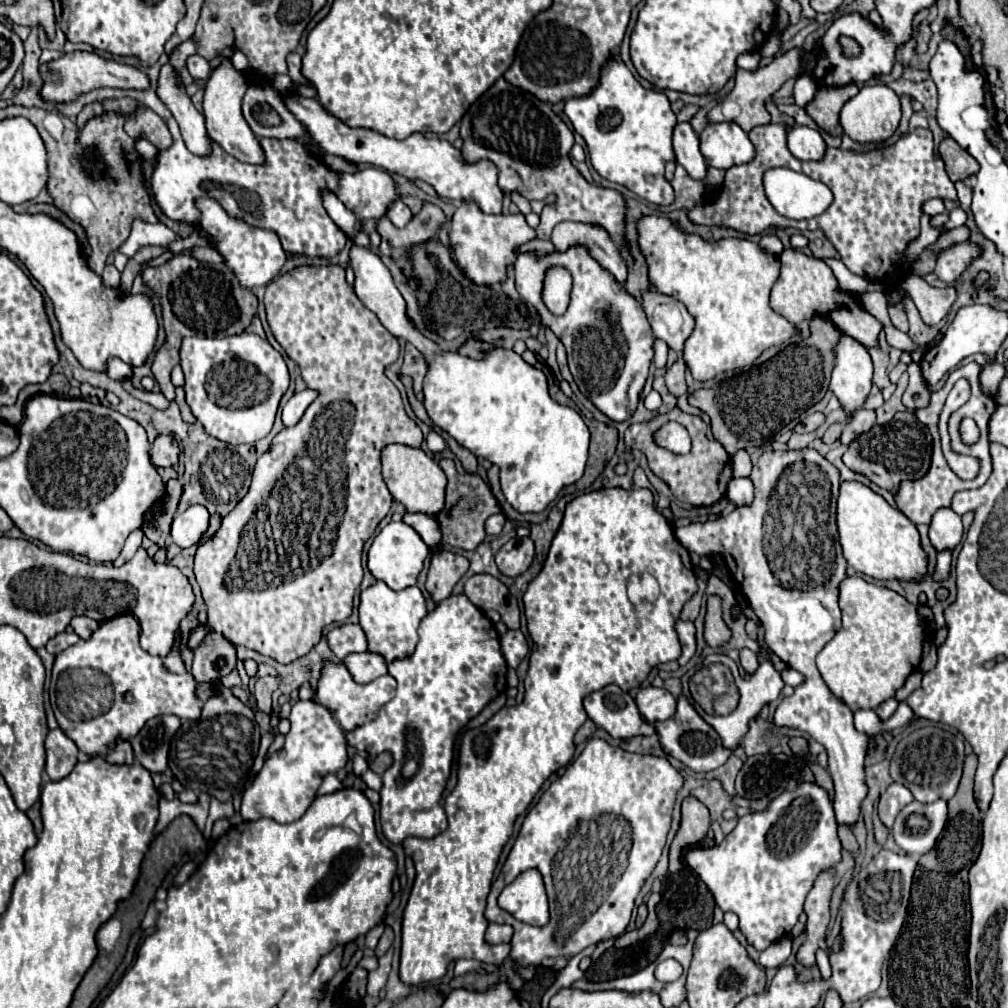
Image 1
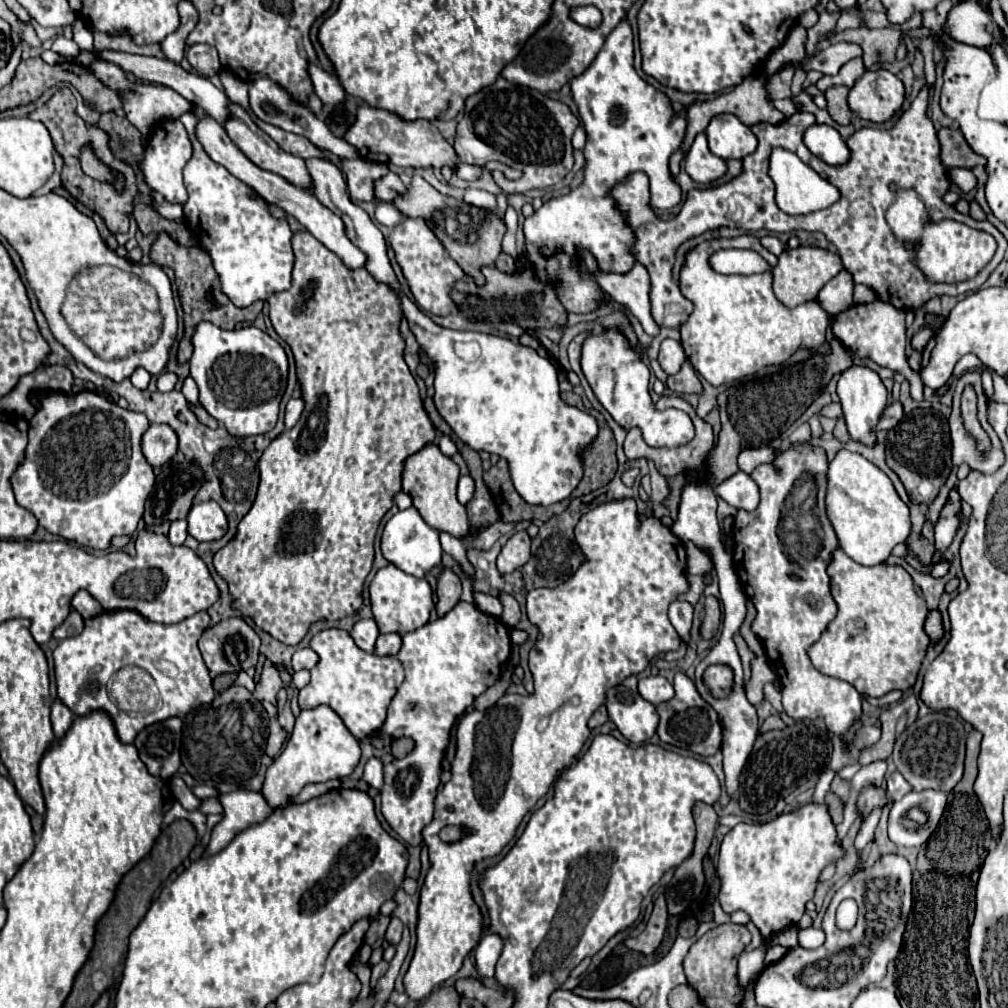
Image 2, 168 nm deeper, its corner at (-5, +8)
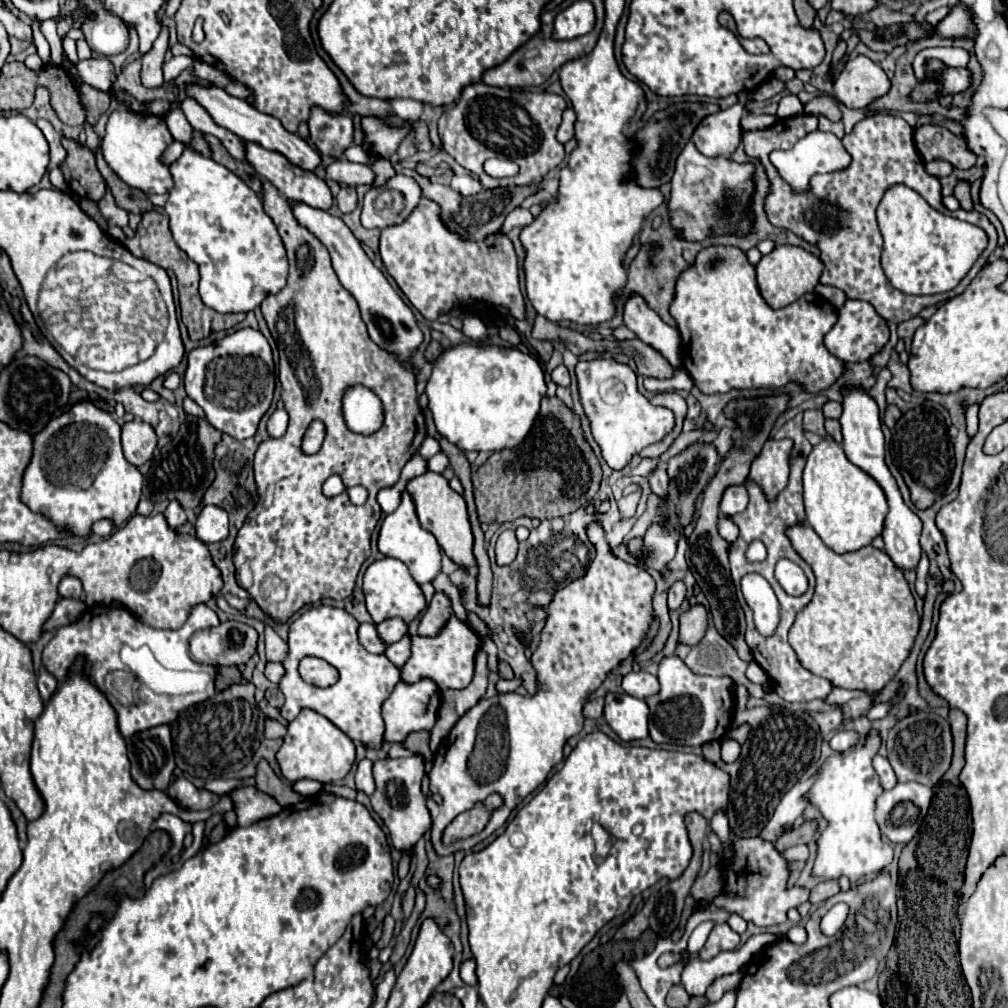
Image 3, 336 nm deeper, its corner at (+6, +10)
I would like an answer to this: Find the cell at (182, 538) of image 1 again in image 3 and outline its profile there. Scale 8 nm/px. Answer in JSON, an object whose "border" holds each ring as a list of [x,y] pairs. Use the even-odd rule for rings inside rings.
{"border":[[[204,506],[200,516],[196,518],[196,536],[210,544],[210,542],[222,542],[230,534],[228,530],[228,516],[226,510],[214,508],[214,506]]]}

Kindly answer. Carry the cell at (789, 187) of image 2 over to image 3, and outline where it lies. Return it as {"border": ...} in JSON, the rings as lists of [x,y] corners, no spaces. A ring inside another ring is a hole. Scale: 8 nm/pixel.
{"border":[[[810,132],[806,134],[802,140],[796,142],[796,146],[792,150],[776,150],[770,154],[772,164],[780,170],[780,176],[796,190],[796,192],[804,192],[808,188],[808,180],[810,176],[814,176],[816,172],[834,172],[837,170],[844,170],[850,166],[852,158],[846,152],[846,148],[842,146],[840,138],[836,138],[830,132]]]}

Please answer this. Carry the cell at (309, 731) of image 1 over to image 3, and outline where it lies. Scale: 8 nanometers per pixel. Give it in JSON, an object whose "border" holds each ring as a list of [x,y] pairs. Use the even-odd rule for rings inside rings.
{"border":[[[302,710],[298,718],[288,724],[288,734],[284,738],[282,748],[278,750],[278,762],[288,782],[298,782],[302,778],[318,780],[322,784],[338,782],[350,772],[354,760],[356,760],[354,742],[328,718],[314,710]]]}

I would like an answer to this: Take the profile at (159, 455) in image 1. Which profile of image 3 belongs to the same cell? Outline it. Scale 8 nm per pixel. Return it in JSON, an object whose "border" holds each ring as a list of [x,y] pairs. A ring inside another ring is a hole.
{"border":[[[132,420],[122,424],[122,450],[130,464],[142,466],[152,458],[156,448],[156,434],[150,424],[142,424],[142,420]]]}

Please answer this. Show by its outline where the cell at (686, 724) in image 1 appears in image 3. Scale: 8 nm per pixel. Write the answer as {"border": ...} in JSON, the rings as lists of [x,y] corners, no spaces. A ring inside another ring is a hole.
{"border":[[[666,656],[658,664],[660,692],[646,698],[650,708],[650,738],[658,744],[702,746],[720,740],[734,716],[734,682],[728,676],[694,674],[678,656]]]}

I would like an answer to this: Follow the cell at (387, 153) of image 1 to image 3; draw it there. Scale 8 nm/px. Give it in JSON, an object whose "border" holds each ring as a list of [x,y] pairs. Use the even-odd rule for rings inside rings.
{"border":[[[362,118],[362,128],[366,134],[364,148],[380,158],[390,158],[408,134],[408,126],[390,128],[378,118]]]}

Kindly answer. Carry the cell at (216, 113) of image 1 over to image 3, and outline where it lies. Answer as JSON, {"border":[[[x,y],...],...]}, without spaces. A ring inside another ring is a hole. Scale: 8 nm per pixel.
{"border":[[[246,142],[246,160],[256,170],[256,174],[260,174],[260,178],[272,182],[286,200],[304,202],[304,204],[318,208],[318,210],[330,210],[332,208],[332,194],[330,194],[330,188],[326,186],[326,182],[322,178],[318,178],[314,172],[306,172],[306,170],[290,164],[282,154],[270,152],[258,144]]]}

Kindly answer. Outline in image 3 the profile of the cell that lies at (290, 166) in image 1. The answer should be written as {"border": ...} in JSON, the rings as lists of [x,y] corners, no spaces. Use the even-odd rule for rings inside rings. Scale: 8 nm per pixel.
{"border":[[[114,110],[106,124],[106,134],[102,138],[102,156],[106,164],[132,188],[146,194],[164,194],[172,188],[172,176],[168,166],[160,162],[162,152],[170,146],[172,134],[164,118],[154,114],[136,114],[130,110]]]}

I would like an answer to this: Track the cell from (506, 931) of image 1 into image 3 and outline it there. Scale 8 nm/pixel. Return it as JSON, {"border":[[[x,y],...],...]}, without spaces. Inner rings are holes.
{"border":[[[466,960],[460,968],[460,976],[462,980],[468,984],[468,986],[476,986],[478,984],[478,978],[476,978],[476,964],[474,960]]]}

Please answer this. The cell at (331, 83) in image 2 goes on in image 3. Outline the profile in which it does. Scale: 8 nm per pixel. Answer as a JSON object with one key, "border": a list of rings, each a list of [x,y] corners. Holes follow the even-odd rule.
{"border":[[[314,108],[308,126],[310,140],[320,154],[334,156],[338,160],[344,158],[344,150],[350,148],[354,140],[354,124],[350,114],[328,114],[320,108]]]}

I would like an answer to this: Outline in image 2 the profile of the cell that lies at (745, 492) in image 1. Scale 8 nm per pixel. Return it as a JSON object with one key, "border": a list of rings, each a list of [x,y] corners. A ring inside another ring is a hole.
{"border":[[[737,472],[715,488],[715,494],[737,510],[755,510],[759,504],[759,486],[745,472]]]}

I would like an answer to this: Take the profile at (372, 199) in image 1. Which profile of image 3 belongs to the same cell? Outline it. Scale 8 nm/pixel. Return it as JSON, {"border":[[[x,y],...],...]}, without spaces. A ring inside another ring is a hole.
{"border":[[[342,188],[340,192],[338,192],[338,196],[336,196],[336,200],[338,200],[338,208],[342,210],[342,212],[352,212],[354,208],[356,208],[356,190],[354,188]]]}

